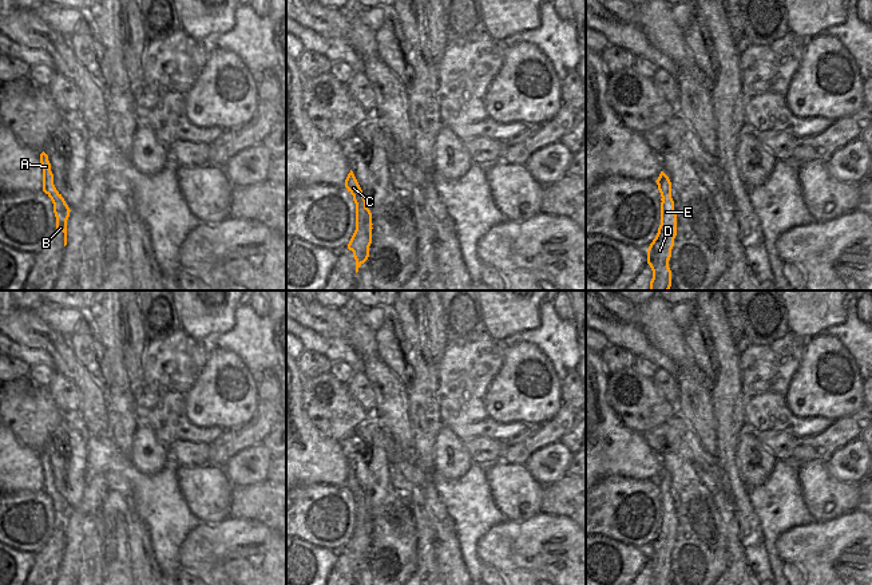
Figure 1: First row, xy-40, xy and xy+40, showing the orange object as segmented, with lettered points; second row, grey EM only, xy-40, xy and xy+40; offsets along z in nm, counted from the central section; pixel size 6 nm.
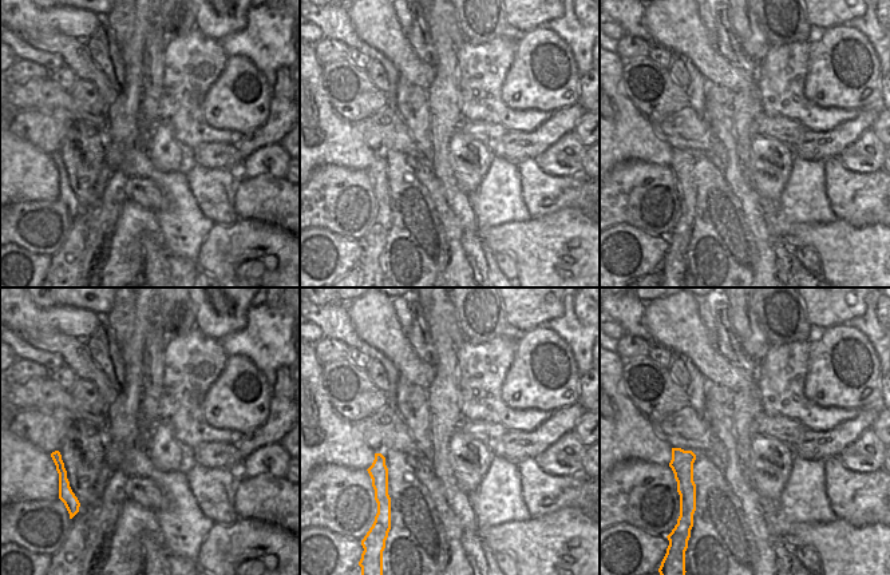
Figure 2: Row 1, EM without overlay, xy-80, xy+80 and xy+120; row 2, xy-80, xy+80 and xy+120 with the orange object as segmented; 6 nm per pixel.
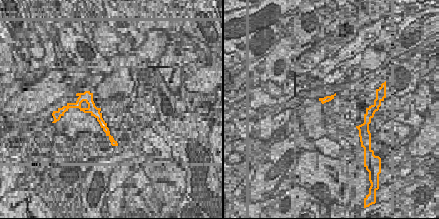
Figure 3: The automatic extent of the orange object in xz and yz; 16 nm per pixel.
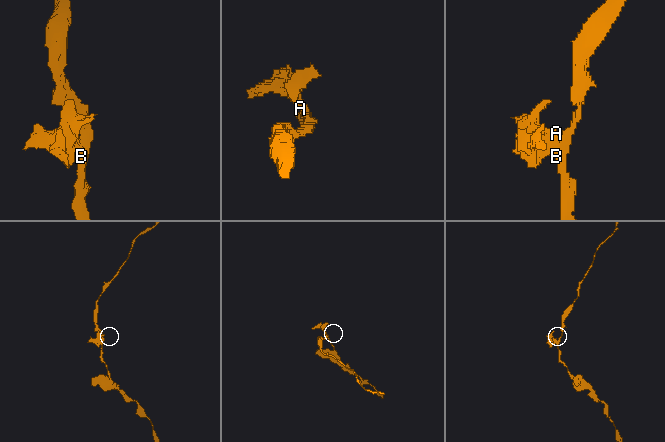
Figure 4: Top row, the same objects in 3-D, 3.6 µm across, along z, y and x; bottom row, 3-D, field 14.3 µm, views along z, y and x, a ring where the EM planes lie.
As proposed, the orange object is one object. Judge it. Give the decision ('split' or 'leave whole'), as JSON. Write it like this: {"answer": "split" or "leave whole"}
{"answer": "split"}

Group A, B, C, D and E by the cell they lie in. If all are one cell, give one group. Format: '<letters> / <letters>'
A C / B D E

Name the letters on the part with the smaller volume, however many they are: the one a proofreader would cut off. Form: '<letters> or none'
A, C

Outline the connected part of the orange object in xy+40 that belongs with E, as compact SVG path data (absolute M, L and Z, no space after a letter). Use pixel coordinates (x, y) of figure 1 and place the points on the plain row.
M661 471L655 481L662 497L661 502L661 525L658 533L647 549L647 564L653 570L650 585L671 585L671 570L669 560L677 535L677 514L674 511L674 501L671 498L671 482L669 477Z

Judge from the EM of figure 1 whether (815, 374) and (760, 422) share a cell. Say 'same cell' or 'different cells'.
different cells

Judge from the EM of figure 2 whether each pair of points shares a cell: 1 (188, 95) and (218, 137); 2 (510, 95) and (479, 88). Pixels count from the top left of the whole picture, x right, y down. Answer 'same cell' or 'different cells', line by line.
1: same cell
2: different cells

